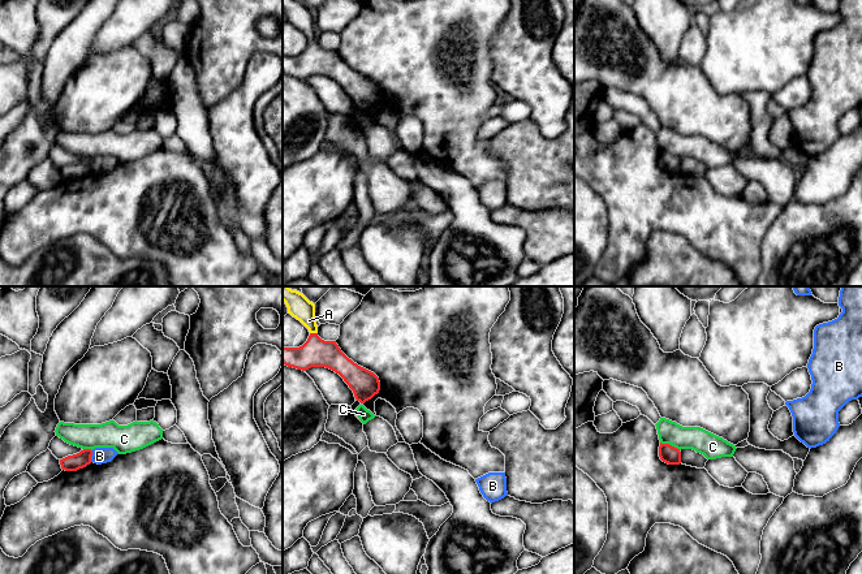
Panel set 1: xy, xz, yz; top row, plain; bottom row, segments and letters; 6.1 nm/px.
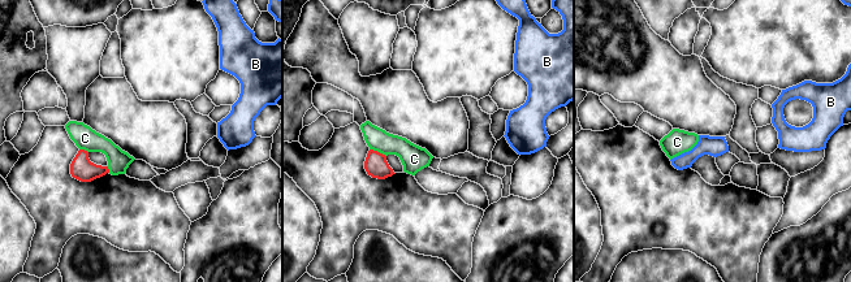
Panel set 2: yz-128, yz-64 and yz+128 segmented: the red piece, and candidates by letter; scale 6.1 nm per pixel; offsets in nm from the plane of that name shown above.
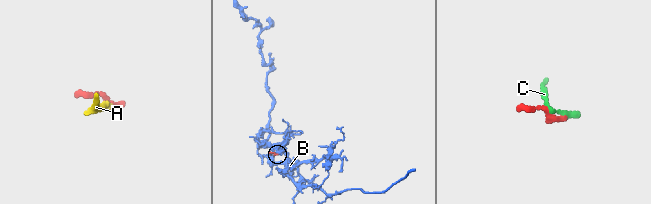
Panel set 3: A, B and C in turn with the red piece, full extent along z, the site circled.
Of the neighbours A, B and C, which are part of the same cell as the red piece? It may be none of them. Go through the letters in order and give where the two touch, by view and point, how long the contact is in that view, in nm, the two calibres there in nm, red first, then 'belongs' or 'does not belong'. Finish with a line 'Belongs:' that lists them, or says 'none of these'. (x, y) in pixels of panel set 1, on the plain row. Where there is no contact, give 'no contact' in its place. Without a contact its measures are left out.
A: meets red in xz at (314, 42); contact 50 nm long; 180 nm thick on the red side, 140 nm on the other; belongs
B: meets red in xy at (91, 163); contact 70 nm long; 100 nm thick on the red side, 100 nm on the other; does not belong
C: meets red in yz at (671, 154); contact 140 nm long; 120 nm thick on the red side, 150 nm on the other; does not belong
Belongs: A

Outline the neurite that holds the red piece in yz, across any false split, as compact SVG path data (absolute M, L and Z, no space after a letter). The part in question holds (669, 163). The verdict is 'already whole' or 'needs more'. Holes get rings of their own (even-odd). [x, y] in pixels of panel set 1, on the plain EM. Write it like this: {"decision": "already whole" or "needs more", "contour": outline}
{"decision": "already whole", "contour": "M660 151L659 165L663 171L665 171L668 173L680 173L681 172L680 157L677 157L669 152L661 152Z"}

